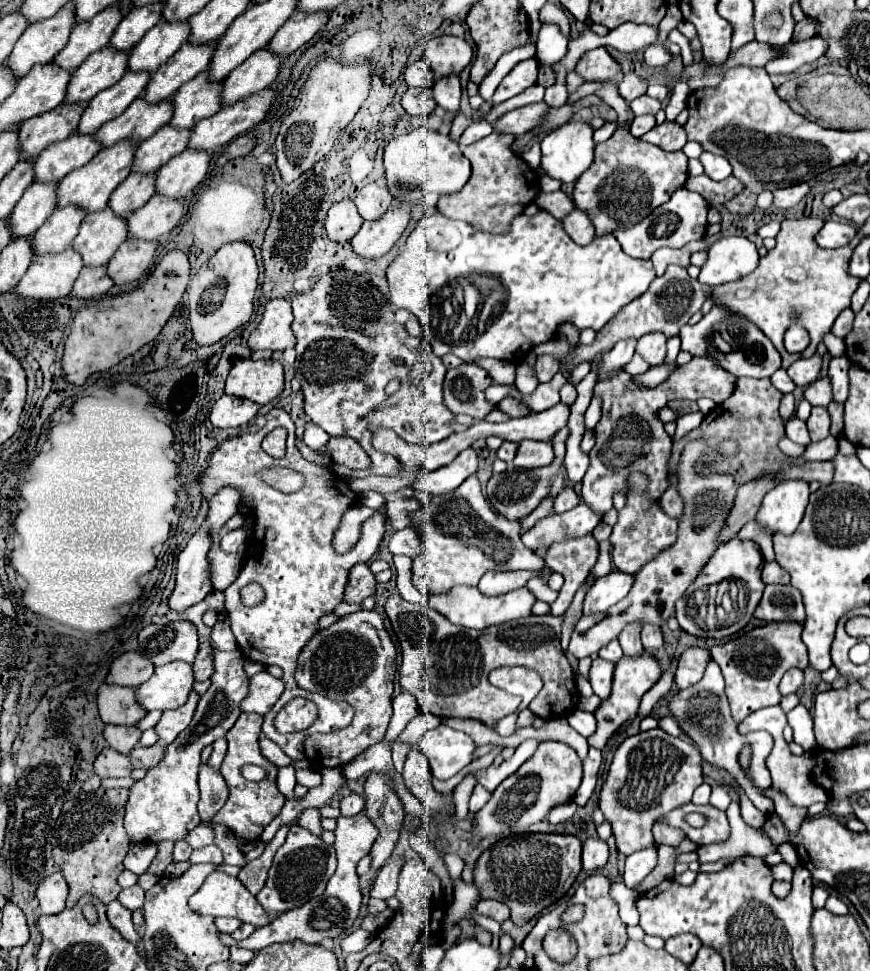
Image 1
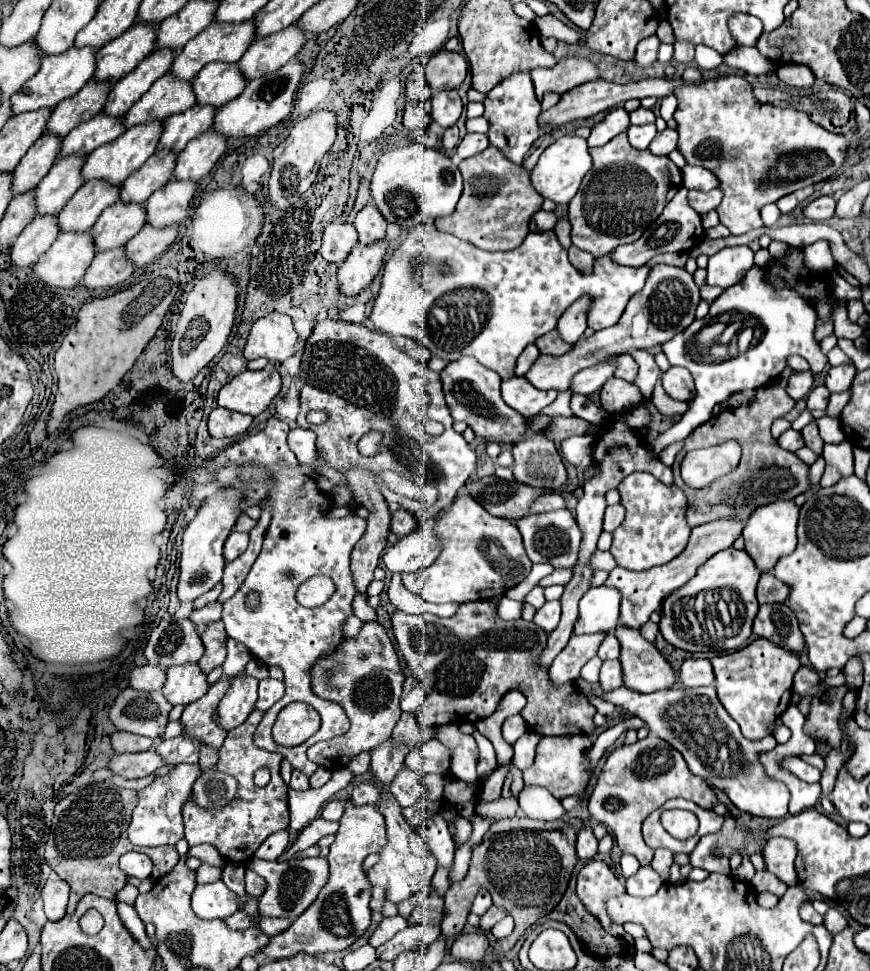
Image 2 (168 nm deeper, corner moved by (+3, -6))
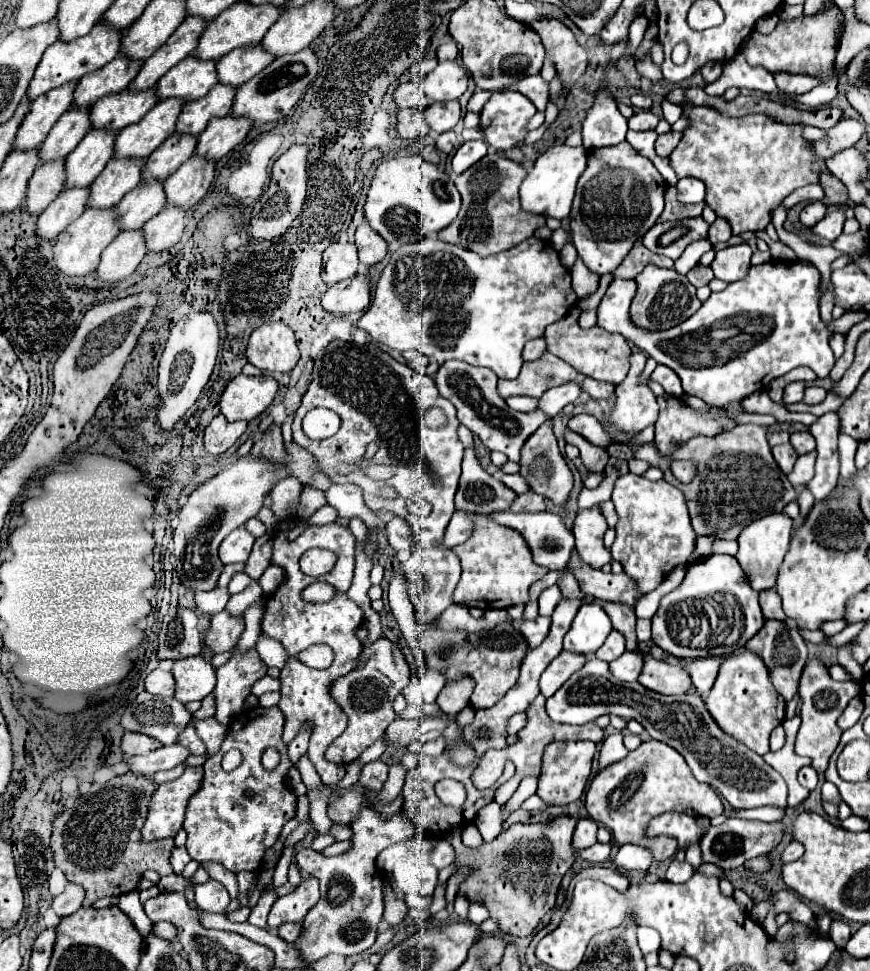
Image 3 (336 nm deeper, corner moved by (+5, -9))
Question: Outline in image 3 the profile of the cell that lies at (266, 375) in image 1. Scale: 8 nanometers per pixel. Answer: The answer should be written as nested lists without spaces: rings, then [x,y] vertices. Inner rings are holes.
[[[237,375],[221,395],[219,407],[229,421],[251,421],[259,417],[275,399],[279,383],[271,375]]]

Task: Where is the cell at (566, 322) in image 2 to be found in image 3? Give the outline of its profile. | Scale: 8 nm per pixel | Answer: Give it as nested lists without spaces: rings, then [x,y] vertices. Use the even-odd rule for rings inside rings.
[[[579,257],[575,261],[575,265],[571,267],[571,277],[573,277],[573,291],[577,293],[579,301],[589,297],[591,293],[595,293],[599,287],[599,275],[589,271]]]

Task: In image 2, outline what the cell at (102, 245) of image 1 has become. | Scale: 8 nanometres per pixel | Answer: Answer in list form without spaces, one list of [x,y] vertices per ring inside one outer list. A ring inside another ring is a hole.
[[[119,200],[101,212],[89,232],[95,240],[97,252],[101,252],[125,246],[127,240],[131,240],[145,226],[145,222],[147,212],[143,212],[143,204],[127,204]]]

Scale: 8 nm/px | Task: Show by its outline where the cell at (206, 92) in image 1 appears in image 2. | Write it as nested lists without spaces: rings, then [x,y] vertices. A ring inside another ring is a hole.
[[[207,64],[197,78],[193,80],[193,88],[197,94],[197,104],[211,104],[221,108],[235,96],[239,96],[245,88],[247,80],[235,72],[235,64]]]

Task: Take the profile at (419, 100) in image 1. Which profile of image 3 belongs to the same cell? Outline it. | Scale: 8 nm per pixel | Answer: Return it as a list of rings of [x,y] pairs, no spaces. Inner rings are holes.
[[[399,109],[397,113],[397,131],[403,139],[417,139],[425,137],[429,127],[423,121],[421,111],[417,109]]]

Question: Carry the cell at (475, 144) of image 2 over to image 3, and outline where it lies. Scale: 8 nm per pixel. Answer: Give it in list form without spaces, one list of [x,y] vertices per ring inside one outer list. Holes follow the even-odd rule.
[[[465,141],[453,157],[453,171],[463,173],[473,163],[477,163],[481,157],[485,157],[485,153],[487,153],[487,143],[485,141]]]

